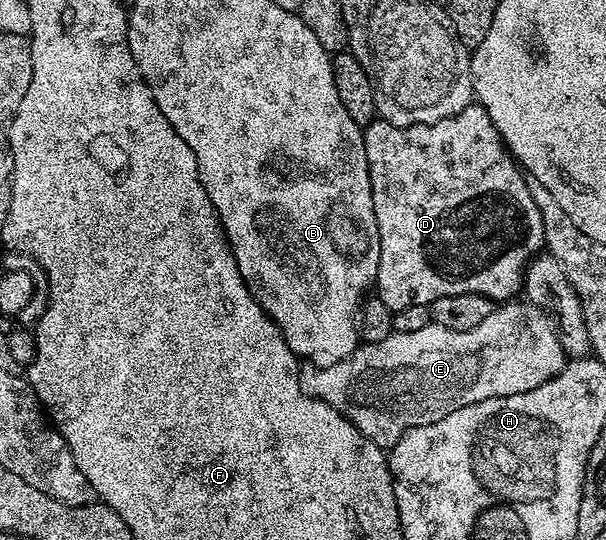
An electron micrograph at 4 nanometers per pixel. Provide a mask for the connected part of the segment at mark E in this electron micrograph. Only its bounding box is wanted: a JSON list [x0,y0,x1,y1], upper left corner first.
[300,299,566,451]

